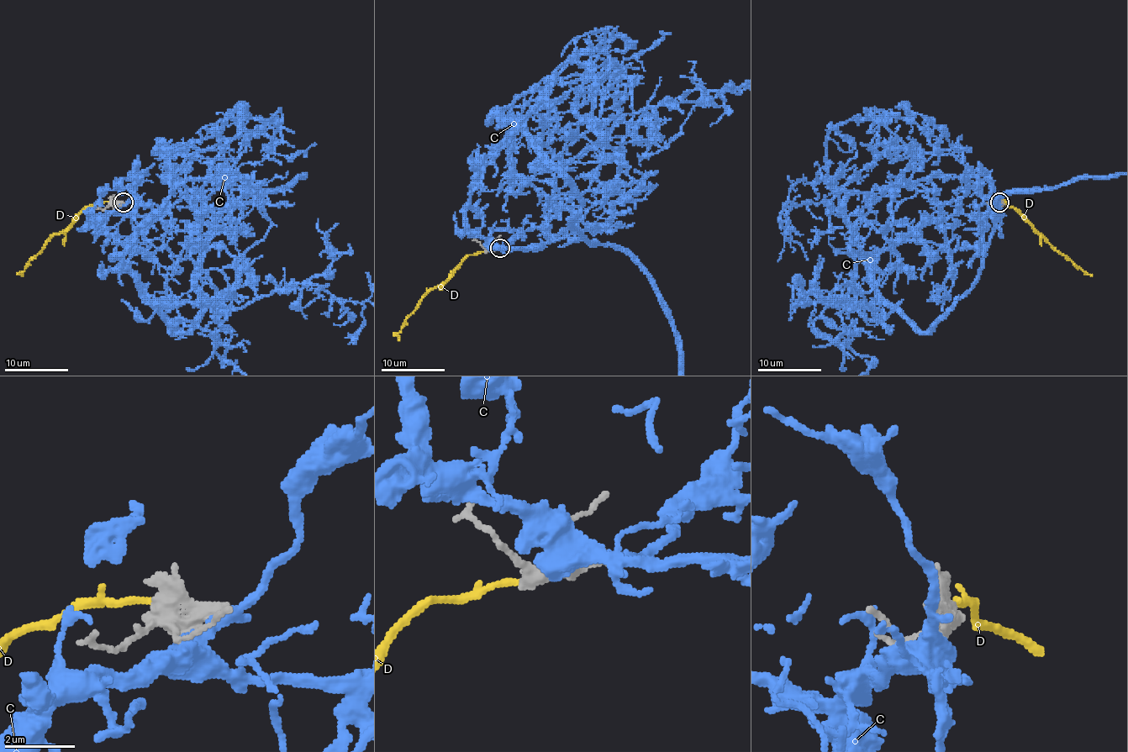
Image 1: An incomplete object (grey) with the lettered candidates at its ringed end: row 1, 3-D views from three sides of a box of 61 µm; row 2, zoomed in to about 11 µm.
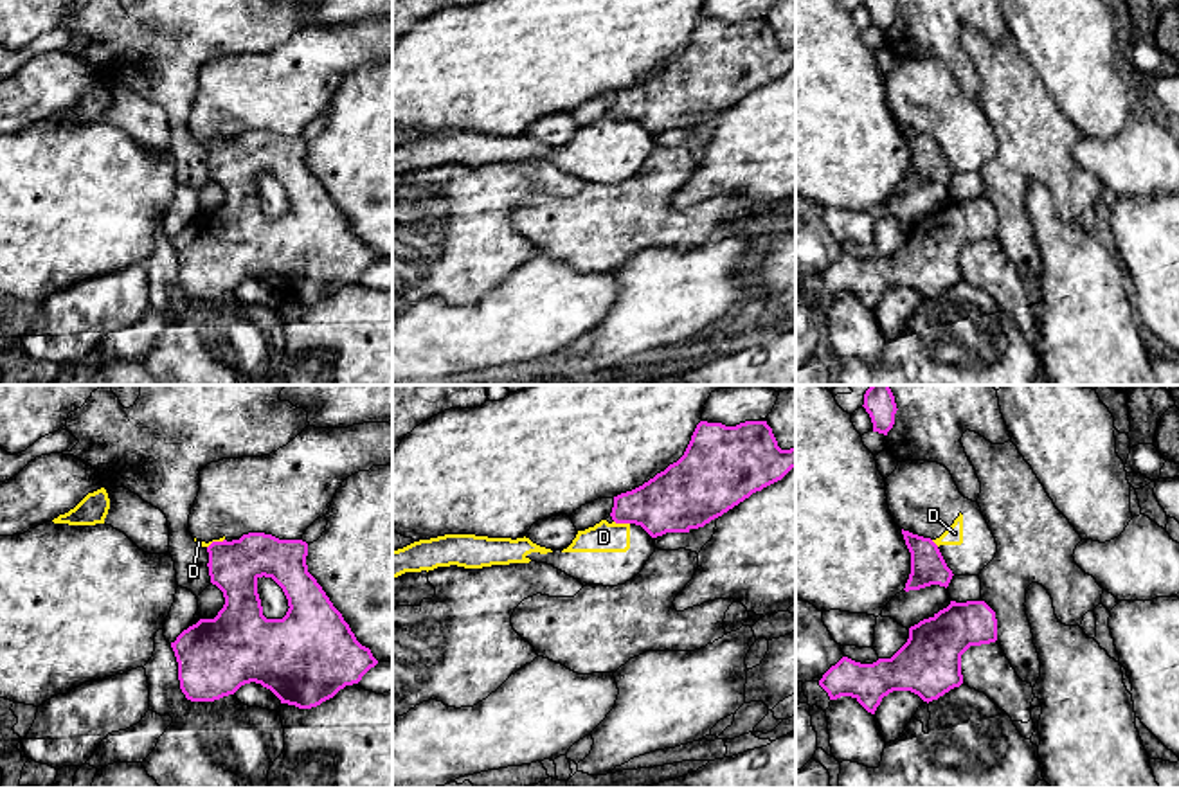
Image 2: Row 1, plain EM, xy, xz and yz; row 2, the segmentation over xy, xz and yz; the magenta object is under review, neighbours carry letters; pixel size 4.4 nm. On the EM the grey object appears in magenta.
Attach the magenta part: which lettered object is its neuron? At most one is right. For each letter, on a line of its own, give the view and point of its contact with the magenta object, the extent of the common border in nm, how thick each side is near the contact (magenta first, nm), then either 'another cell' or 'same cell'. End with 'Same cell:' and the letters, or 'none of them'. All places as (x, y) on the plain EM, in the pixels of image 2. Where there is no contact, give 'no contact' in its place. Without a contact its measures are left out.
C: no contact; another cell
D: contact xz (621, 119); length 70 nm; calibres 280 and 140 nm; another cell
Same cell: none of them

